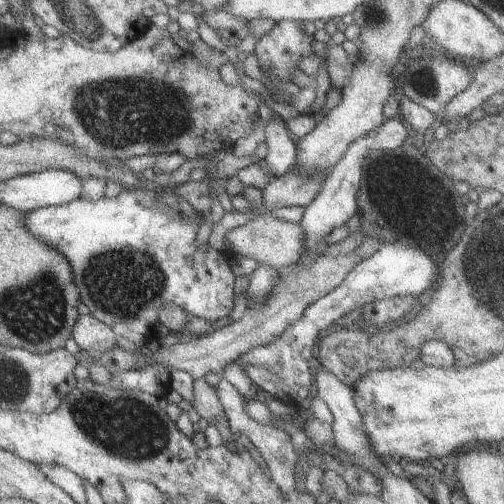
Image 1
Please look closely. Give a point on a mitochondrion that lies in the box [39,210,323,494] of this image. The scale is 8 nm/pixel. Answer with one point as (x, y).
(132, 430)

